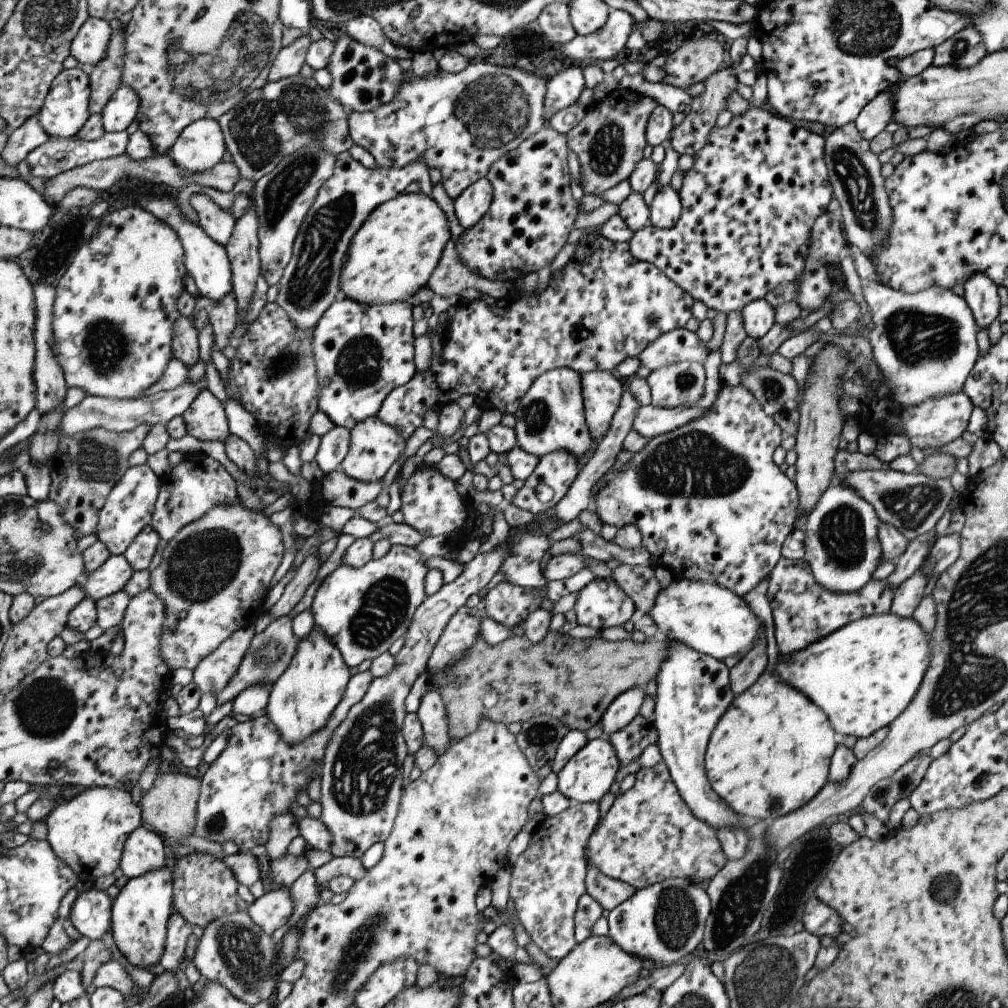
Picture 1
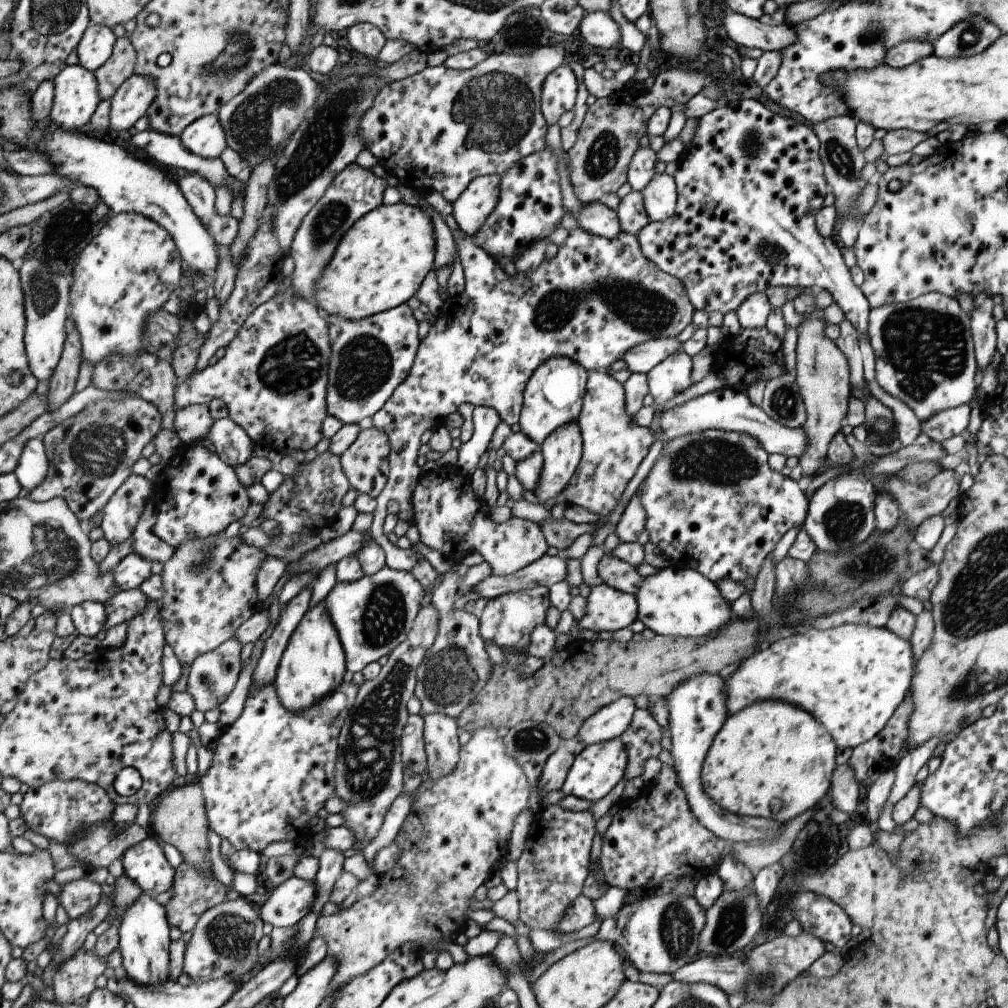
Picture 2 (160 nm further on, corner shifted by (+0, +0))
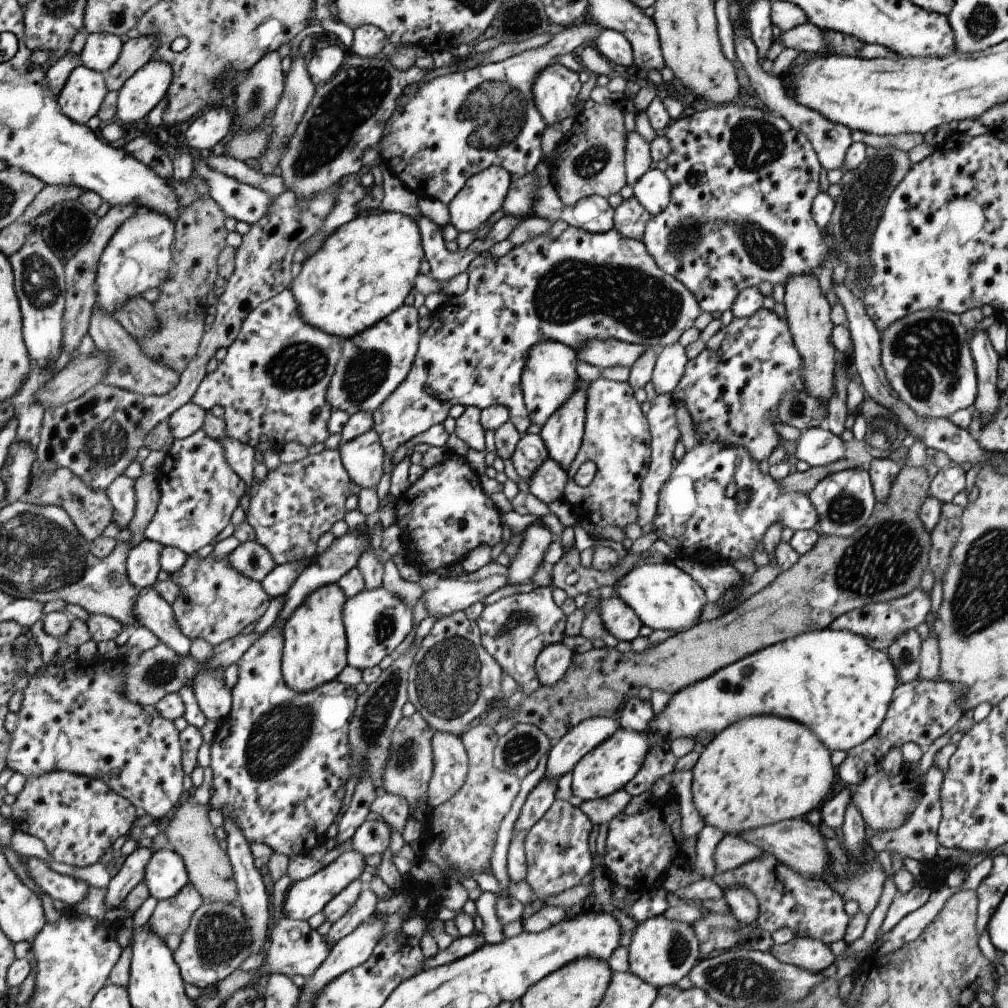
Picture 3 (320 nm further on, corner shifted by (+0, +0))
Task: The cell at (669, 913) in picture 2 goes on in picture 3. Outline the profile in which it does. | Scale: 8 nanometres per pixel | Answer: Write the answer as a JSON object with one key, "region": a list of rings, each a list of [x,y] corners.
{"region":[[[660,914],[637,923],[627,950],[628,971],[657,990],[676,985],[693,968],[697,960],[698,942],[692,925],[667,920]]]}

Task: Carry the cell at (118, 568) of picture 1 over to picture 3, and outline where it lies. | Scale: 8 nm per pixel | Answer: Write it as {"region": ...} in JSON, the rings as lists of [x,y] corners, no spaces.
{"region":[[[143,538],[128,550],[126,575],[134,588],[141,590],[155,584],[157,572],[160,570],[159,555],[163,547],[157,541]]]}

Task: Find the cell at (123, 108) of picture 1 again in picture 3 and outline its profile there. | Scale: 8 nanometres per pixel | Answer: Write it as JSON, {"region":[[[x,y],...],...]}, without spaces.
{"region":[[[149,59],[117,91],[117,120],[125,124],[141,120],[165,96],[171,79],[167,62]]]}

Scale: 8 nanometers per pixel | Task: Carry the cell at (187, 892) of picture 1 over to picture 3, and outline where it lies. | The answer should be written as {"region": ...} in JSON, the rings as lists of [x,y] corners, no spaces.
{"region":[[[187,883],[176,895],[157,901],[146,926],[160,939],[167,935],[179,937],[201,903],[203,900],[199,893]]]}

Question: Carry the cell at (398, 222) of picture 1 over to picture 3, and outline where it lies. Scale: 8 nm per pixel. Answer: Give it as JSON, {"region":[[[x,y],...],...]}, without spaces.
{"region":[[[381,211],[375,215],[356,216],[334,230],[313,254],[301,262],[299,273],[291,279],[287,289],[292,292],[300,318],[308,326],[338,339],[351,338],[403,305],[405,296],[413,289],[423,257],[417,225],[405,215]]]}

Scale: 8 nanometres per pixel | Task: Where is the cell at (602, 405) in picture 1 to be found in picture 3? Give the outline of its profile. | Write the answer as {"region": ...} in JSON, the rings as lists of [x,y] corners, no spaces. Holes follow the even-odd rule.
{"region":[[[603,375],[587,383],[586,386],[584,436],[574,459],[566,470],[568,479],[562,490],[561,498],[571,506],[575,518],[584,518],[597,529],[604,529],[605,527],[623,528],[627,524],[633,524],[638,519],[640,484],[647,474],[650,461],[650,434],[648,422],[639,409],[639,403],[635,401],[633,392],[634,390],[630,388],[627,381],[615,382]],[[586,460],[593,461],[596,471],[591,482],[587,486],[581,487],[573,483],[572,476]]]}

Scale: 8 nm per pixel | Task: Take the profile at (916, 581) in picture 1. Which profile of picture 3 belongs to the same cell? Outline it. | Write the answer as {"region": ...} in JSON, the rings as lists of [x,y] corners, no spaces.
{"region":[[[909,629],[898,635],[886,648],[897,674],[898,684],[911,682],[918,677],[920,642],[915,629]]]}

